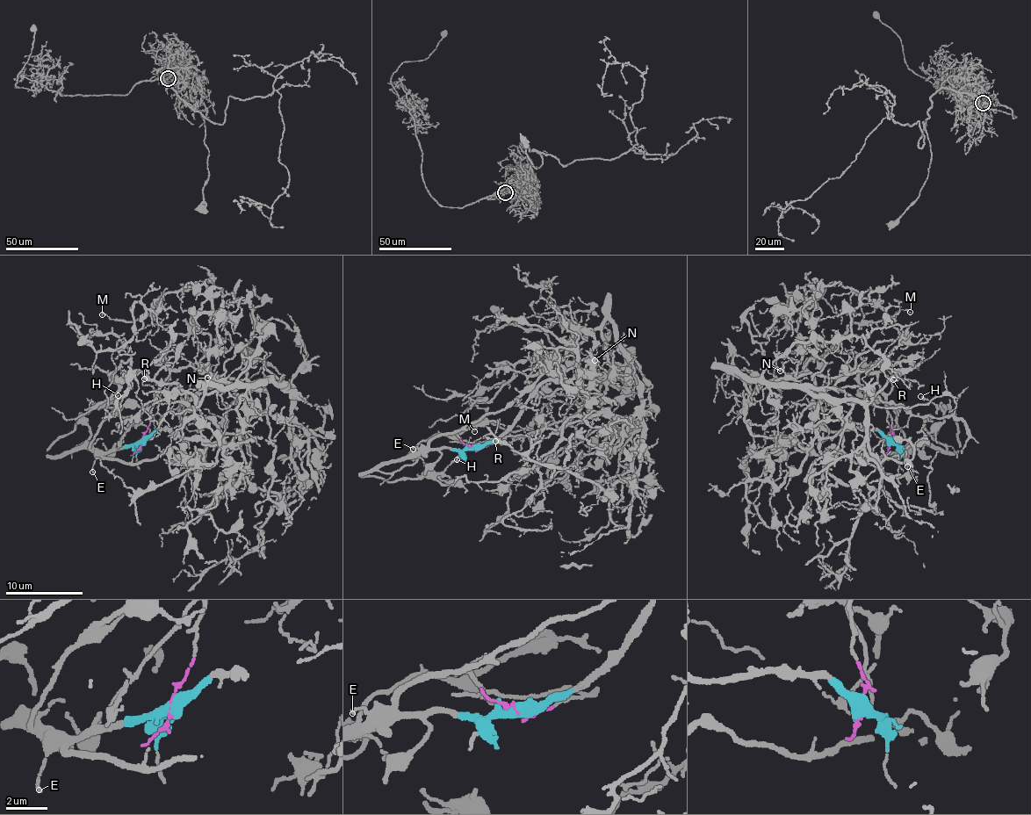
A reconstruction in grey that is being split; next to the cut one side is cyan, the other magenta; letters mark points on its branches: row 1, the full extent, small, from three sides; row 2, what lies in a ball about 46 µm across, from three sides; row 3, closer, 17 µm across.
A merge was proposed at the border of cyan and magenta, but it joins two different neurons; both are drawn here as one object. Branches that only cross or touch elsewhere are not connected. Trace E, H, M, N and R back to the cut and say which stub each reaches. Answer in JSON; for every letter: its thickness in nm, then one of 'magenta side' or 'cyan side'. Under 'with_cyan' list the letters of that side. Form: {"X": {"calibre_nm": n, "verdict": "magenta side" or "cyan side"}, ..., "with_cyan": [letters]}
{"E": {"calibre_nm": 130, "verdict": "cyan side"}, "H": {"calibre_nm": 180, "verdict": "cyan side"}, "M": {"calibre_nm": 110, "verdict": "magenta side"}, "N": {"calibre_nm": 100, "verdict": "magenta side"}, "R": {"calibre_nm": 110, "verdict": "magenta side"}, "with_cyan": ["E", "H"]}

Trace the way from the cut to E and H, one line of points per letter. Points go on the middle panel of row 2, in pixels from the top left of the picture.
E: (473, 446), (431, 448), (415, 446), (413, 449)
H: (473, 446), (420, 450), (371, 468), (360, 477), (374, 475), (390, 482), (421, 475), (436, 476), (457, 459)

